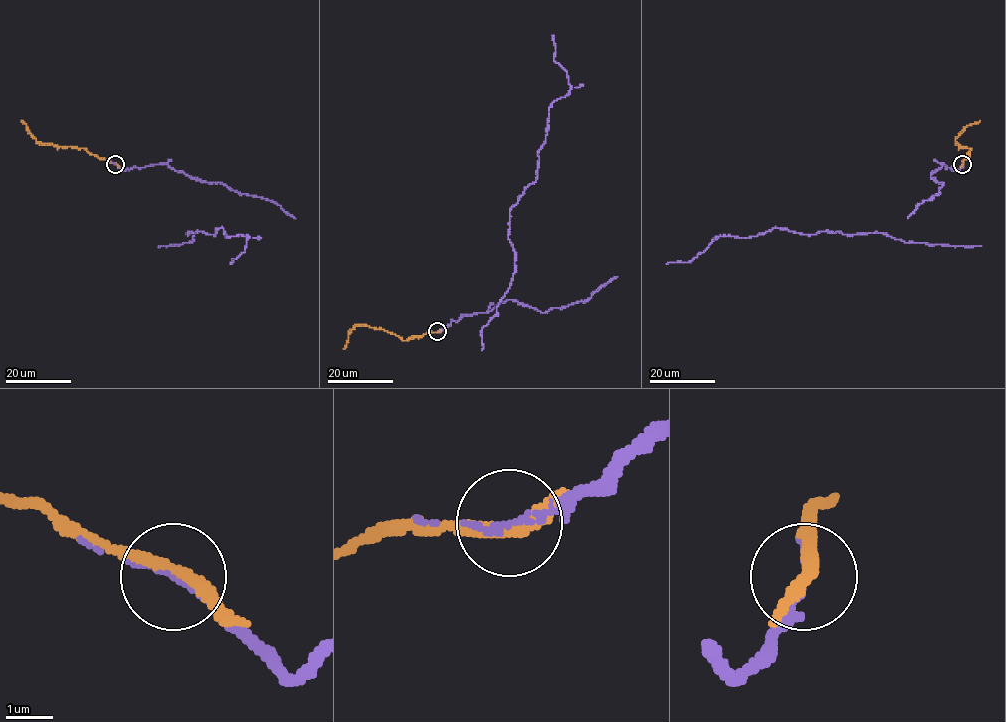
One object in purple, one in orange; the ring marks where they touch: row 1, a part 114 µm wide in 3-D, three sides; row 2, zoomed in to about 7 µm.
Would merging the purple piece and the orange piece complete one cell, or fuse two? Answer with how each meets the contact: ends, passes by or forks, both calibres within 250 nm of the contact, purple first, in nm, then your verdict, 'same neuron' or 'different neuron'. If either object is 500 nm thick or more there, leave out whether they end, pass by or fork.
purple ends; orange passes by; calibres 130 and 280 nm; same neuron

